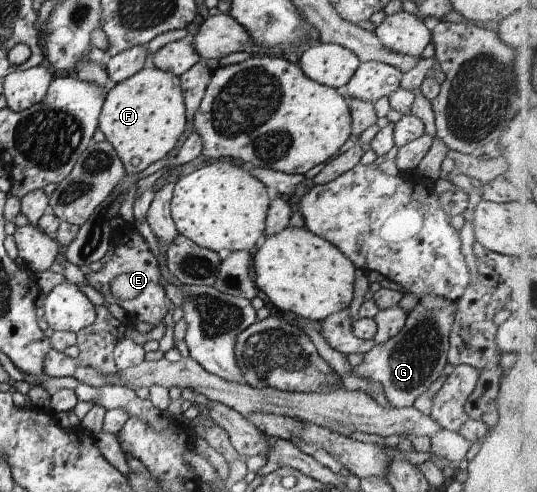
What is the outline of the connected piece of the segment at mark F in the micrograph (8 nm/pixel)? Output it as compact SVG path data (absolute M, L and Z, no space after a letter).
M149 64L107 92L98 127L120 157L126 176L131 176L143 172L175 148L185 130L185 121L180 77Z

